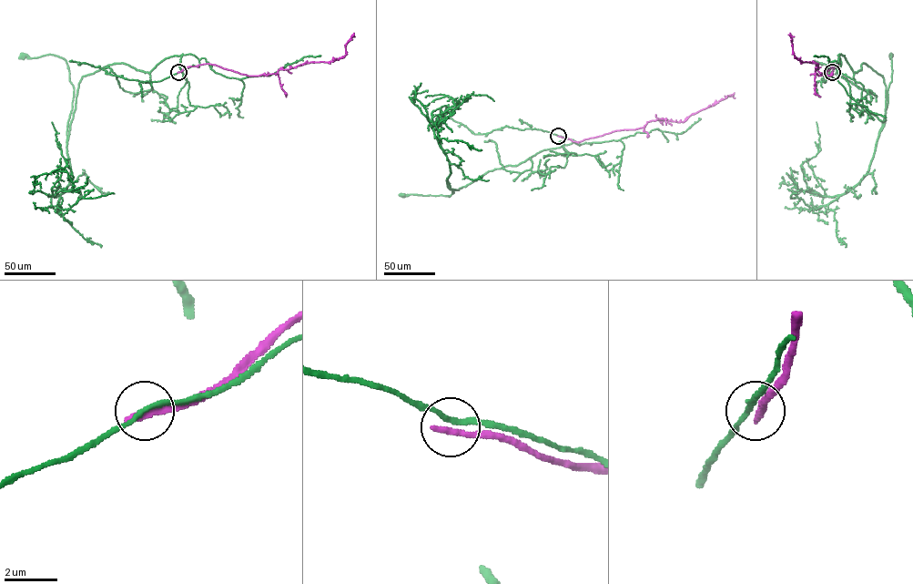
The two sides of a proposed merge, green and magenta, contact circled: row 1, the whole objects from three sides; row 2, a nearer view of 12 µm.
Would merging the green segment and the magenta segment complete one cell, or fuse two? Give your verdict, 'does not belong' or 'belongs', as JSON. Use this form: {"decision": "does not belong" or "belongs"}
{"decision": "does not belong"}

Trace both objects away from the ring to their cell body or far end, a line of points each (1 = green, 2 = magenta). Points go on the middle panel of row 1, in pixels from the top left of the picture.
1: (558, 136), (579, 145), (541, 150), (459, 189), (447, 182), (453, 192), (449, 197), (402, 194)
2: (558, 136), (580, 142), (616, 130), (639, 128), (652, 120), (683, 122), (692, 114), (734, 94)

